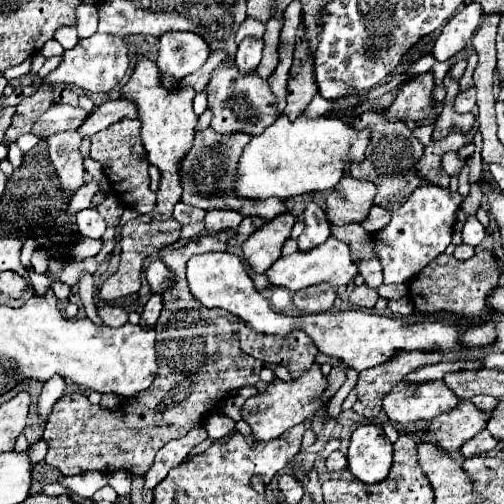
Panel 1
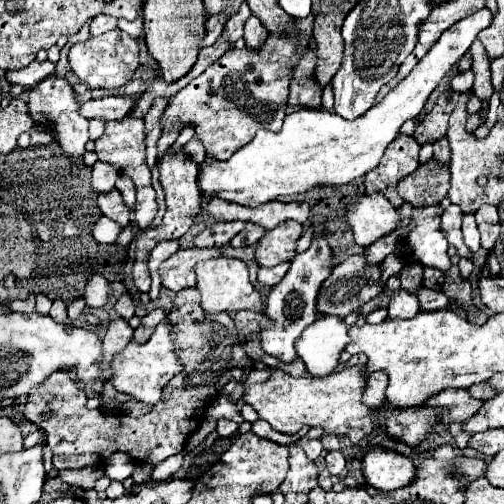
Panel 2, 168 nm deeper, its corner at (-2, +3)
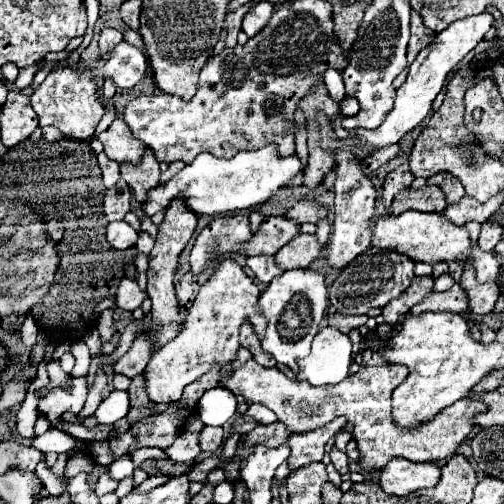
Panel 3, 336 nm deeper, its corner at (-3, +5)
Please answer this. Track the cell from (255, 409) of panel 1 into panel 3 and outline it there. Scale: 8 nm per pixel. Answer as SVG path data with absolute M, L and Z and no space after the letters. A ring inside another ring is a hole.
M256 360L242 364L224 384L236 396L244 396L248 402L258 402L270 408L280 422L284 422L292 432L308 432L308 428L318 428L324 422L334 420L336 416L346 416L354 424L354 440L360 450L360 468L362 470L382 470L392 458L406 458L412 462L442 460L446 462L458 450L458 446L468 438L474 428L474 416L488 410L488 406L474 398L462 398L452 406L444 408L430 424L414 432L394 426L390 420L390 398L394 388L408 376L408 368L402 364L388 366L368 366L360 368L356 374L348 376L334 386L312 386L308 380L292 380L282 374L278 368L264 368Z

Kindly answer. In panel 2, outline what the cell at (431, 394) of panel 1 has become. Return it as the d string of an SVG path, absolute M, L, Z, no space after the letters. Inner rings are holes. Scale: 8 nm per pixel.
M445 388L439 394L431 396L423 406L447 410L447 412L441 414L441 420L445 424L451 424L451 422L465 422L465 420L469 420L481 408L481 404L483 404L481 400L475 400L463 388L459 388L459 390L457 388Z

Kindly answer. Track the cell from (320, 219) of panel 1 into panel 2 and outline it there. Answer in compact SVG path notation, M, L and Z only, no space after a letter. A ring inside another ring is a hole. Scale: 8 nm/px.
M329 232L315 234L311 246L305 252L301 252L301 254L297 254L293 258L289 272L271 290L271 294L267 298L265 316L269 316L275 324L271 328L267 328L267 330L261 330L261 344L263 344L267 354L277 356L277 358L281 358L285 362L289 362L289 360L293 360L297 356L295 342L301 336L301 330L305 326L309 326L317 316L317 310L315 310L317 290L319 290L321 282L331 274L331 268L333 268L331 266L331 248L329 248L327 236L329 236Z

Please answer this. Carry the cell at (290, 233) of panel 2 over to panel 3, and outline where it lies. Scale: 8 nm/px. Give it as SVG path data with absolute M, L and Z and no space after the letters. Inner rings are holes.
M298 234L286 248L282 248L274 258L278 260L278 266L282 270L292 268L308 268L316 258L320 258L322 246L318 244L316 236L310 234Z

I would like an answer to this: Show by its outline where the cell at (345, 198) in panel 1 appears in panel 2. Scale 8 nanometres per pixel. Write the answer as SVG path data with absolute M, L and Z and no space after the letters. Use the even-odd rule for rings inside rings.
M359 194L343 214L343 222L349 224L359 246L373 244L391 232L399 220L401 216L383 194Z

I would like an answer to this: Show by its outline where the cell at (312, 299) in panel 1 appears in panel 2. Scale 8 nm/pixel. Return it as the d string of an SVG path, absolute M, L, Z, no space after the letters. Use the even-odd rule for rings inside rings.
M349 256L345 262L337 264L329 278L321 284L317 294L317 312L345 318L351 310L367 304L373 296L377 296L383 290L379 286L379 272L381 272L379 266L365 268L365 256Z

